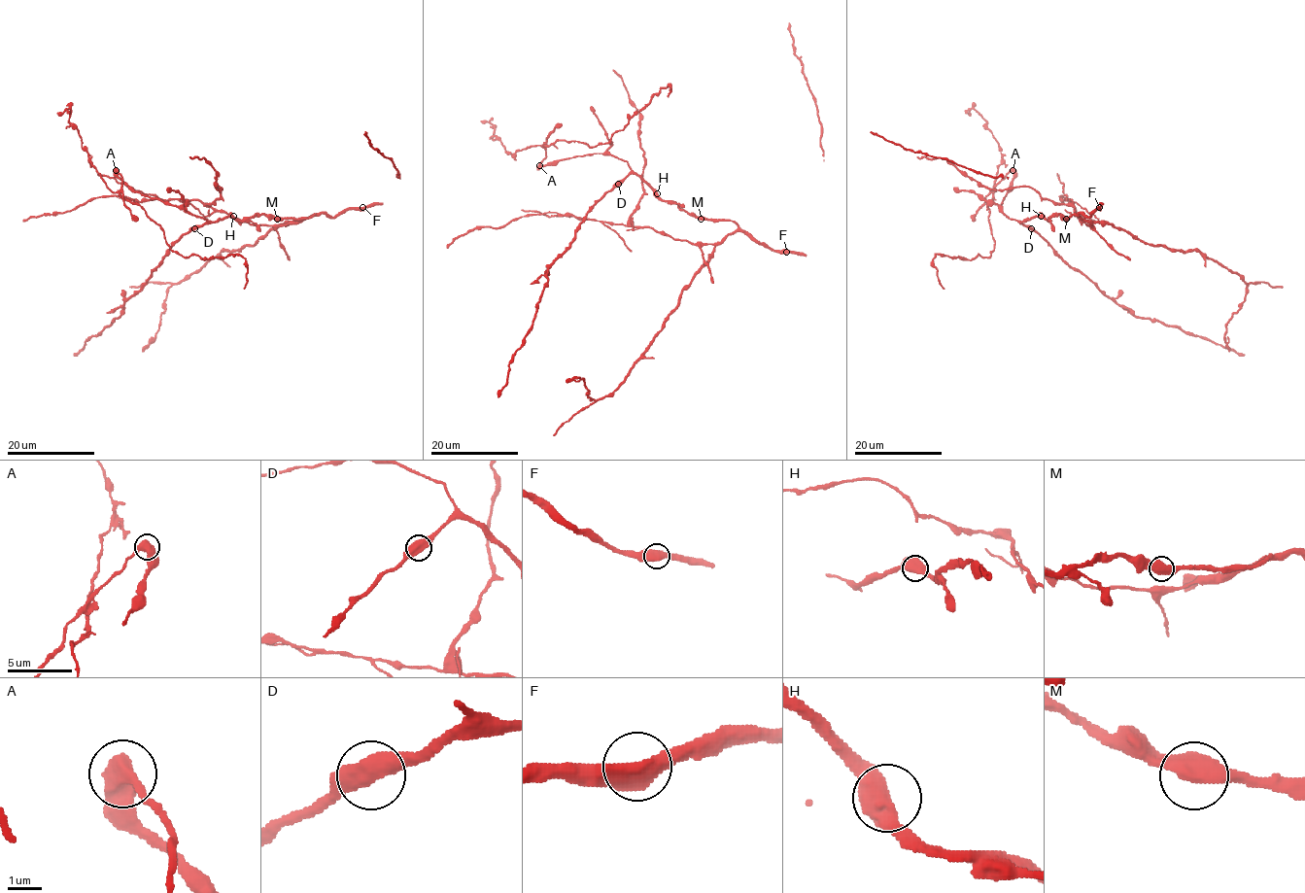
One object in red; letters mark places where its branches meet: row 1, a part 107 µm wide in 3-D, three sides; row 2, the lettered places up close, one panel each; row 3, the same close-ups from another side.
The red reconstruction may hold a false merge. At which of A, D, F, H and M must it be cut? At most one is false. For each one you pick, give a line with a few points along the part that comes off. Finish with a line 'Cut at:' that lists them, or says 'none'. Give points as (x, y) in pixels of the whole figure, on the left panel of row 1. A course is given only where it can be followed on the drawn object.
A: course (116, 170), (120, 194), (160, 227), (174, 252), (206, 260), (241, 255), (244, 289)
Cut at: A

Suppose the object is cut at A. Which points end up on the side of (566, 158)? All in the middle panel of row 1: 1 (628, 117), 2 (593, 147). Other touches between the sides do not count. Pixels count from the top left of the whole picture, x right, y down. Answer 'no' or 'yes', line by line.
1: no
2: no

